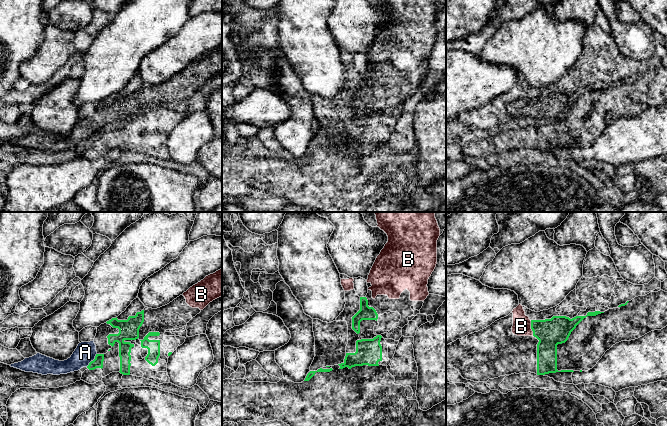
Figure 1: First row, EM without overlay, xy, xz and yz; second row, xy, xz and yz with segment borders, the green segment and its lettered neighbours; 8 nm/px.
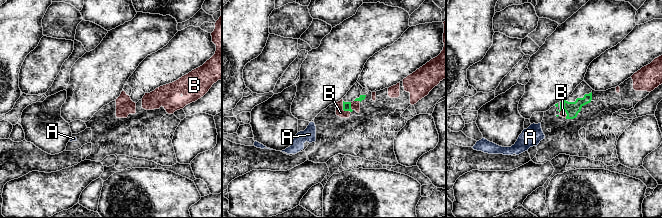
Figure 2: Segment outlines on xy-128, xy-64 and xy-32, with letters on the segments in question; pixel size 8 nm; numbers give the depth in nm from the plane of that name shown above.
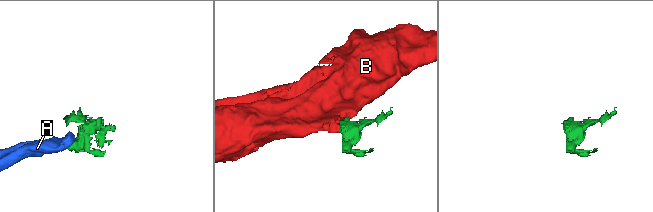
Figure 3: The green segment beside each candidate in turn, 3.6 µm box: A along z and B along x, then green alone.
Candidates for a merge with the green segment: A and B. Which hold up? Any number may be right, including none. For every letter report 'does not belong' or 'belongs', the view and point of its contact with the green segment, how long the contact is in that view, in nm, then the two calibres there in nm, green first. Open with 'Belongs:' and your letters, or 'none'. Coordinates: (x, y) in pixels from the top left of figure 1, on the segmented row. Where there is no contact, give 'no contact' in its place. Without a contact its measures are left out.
Belongs: A, B
A: belongs | xy (93, 360) | 140 nm | 80/160 nm
B: belongs | yz (531, 328) | 130 nm | 220/140 nm

